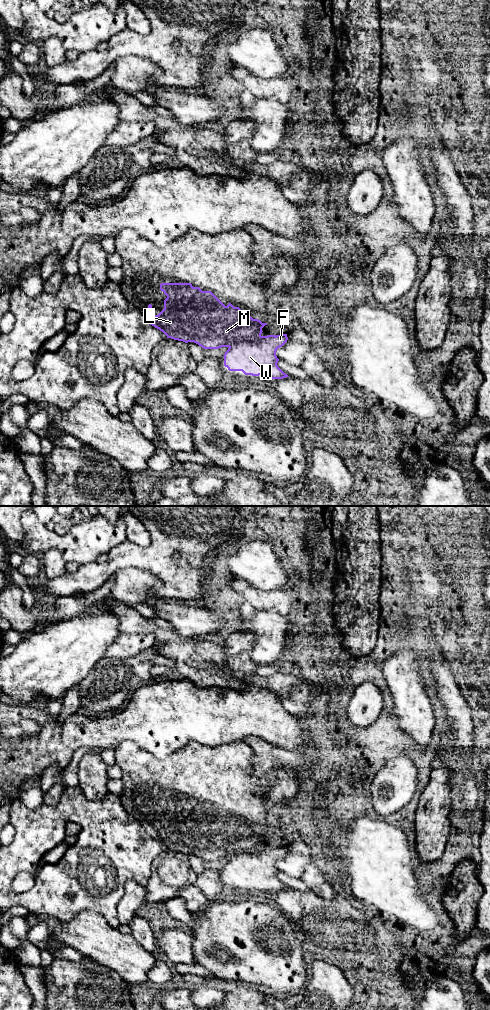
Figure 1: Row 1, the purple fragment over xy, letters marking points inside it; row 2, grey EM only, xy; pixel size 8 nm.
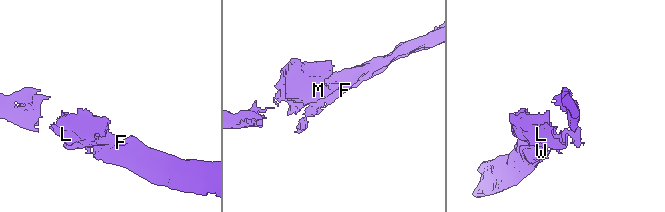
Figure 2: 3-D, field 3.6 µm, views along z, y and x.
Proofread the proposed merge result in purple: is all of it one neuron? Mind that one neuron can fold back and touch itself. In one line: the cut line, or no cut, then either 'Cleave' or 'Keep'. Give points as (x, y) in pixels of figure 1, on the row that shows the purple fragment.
Split along xy (260, 335), (240, 340), (229, 347). Cleave

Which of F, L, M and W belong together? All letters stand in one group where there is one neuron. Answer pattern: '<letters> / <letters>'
F W / L M

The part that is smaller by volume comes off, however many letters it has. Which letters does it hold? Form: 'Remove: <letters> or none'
Remove: F, W

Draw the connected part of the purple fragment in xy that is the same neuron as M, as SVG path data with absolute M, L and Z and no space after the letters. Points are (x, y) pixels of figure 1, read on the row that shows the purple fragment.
M161 283L160 290L167 296L164 309L158 315L154 315L152 305L149 304L145 319L167 338L185 343L194 342L204 349L219 349L261 336L262 328L267 325L246 315L231 303L225 306L211 291L202 291L199 287L193 287L191 283Z

